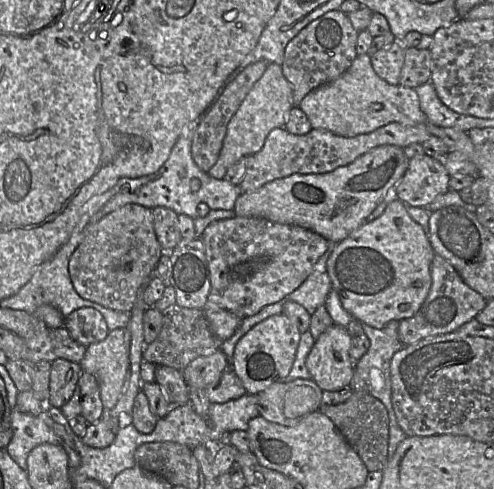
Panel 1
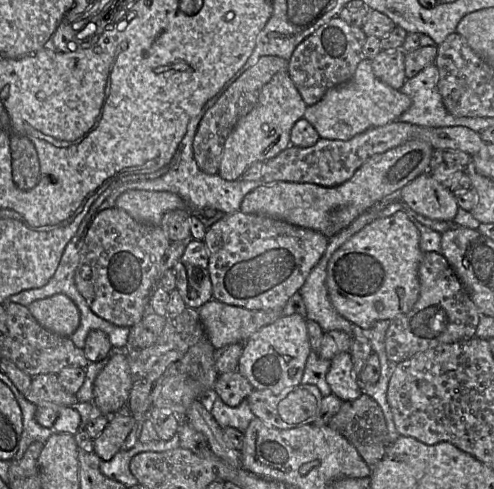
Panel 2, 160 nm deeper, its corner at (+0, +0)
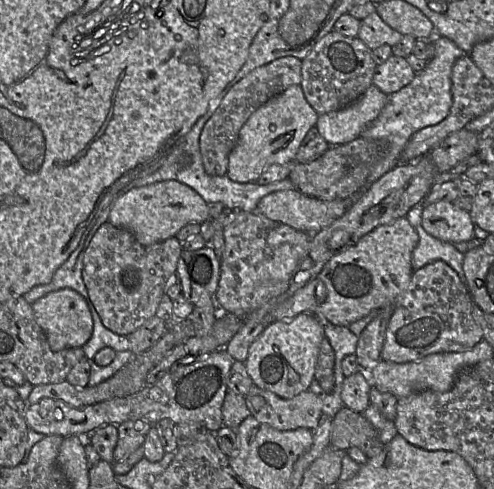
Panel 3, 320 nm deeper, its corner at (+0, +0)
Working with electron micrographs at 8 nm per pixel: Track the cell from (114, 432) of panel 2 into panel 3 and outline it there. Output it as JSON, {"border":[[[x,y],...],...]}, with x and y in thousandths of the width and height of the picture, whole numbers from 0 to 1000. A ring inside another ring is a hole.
{"border":[[[294,859],[255,861],[239,869],[239,902],[231,918],[231,945],[257,937],[281,914],[289,914],[296,888],[312,867]]]}

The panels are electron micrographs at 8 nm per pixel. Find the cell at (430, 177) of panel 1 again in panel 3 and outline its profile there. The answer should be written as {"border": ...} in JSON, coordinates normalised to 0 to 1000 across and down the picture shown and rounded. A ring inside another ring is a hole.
{"border":[[[907,411],[852,415],[850,456],[866,479],[905,497],[943,495],[962,487],[960,456],[949,434]]]}

